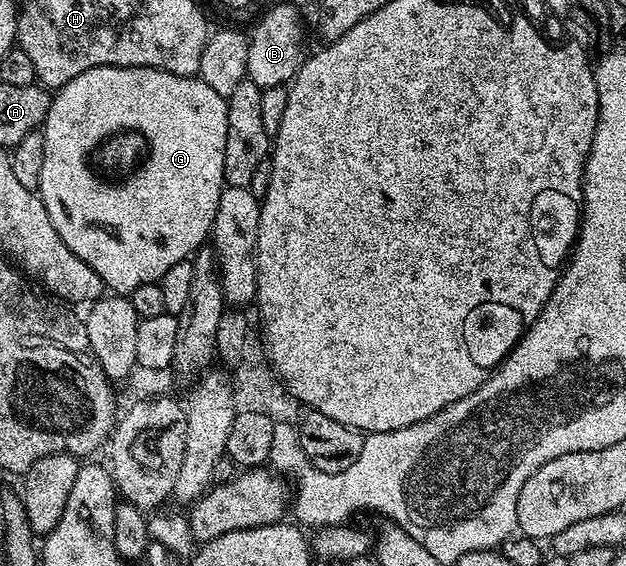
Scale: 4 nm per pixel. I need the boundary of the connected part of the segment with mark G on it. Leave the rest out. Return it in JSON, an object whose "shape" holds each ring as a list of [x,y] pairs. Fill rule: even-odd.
{"shape":[[[99,66],[98,68],[90,68],[86,72],[82,72],[82,76],[74,76],[74,80],[70,80],[67,84],[59,87],[52,94],[52,103],[48,109],[48,115],[42,127],[44,135],[44,160],[42,162],[42,176],[40,177],[40,188],[38,191],[39,198],[44,202],[46,212],[54,228],[57,229],[58,236],[65,241],[66,247],[74,252],[85,261],[86,264],[101,277],[105,287],[109,291],[115,292],[120,296],[131,296],[134,288],[138,288],[142,284],[150,284],[151,282],[159,282],[160,277],[166,272],[166,268],[174,268],[174,264],[185,261],[189,256],[195,255],[201,246],[209,241],[212,233],[212,225],[214,224],[214,216],[218,212],[218,200],[221,192],[224,191],[226,185],[224,180],[224,149],[226,148],[226,128],[228,127],[228,104],[225,95],[214,92],[214,88],[210,88],[210,84],[206,84],[203,78],[193,76],[178,76],[171,74],[165,70],[156,70],[153,66]]]}

